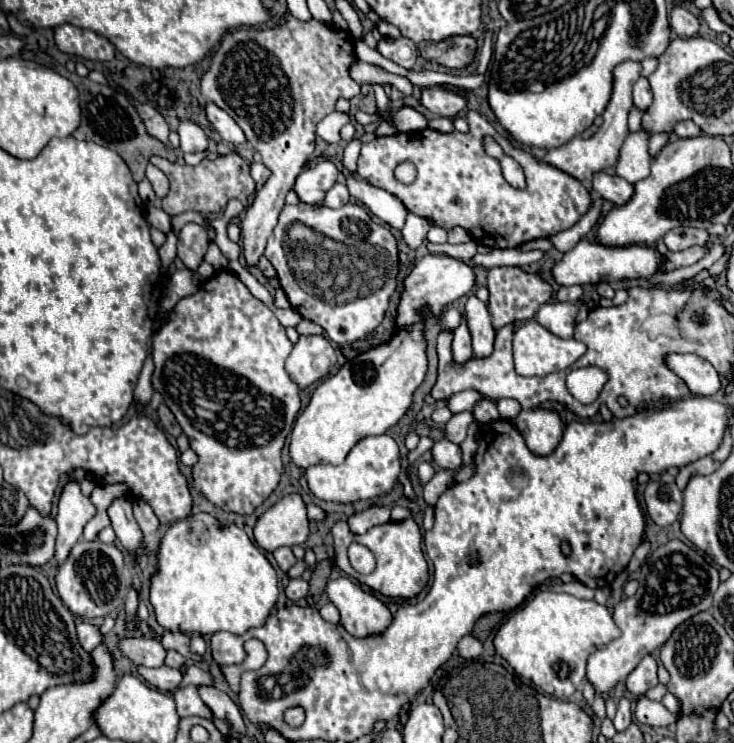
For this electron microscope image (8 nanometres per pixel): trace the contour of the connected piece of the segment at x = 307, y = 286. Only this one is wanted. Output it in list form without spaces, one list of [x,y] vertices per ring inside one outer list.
[[[287,204],[279,214],[279,224],[267,240],[265,258],[277,270],[281,288],[285,290],[293,310],[297,310],[303,318],[319,324],[327,338],[337,344],[355,342],[367,336],[383,320],[389,298],[395,292],[395,278],[399,272],[397,242],[393,234],[387,226],[375,222],[371,214],[367,214],[367,210],[359,204],[345,204],[337,210],[327,206]]]

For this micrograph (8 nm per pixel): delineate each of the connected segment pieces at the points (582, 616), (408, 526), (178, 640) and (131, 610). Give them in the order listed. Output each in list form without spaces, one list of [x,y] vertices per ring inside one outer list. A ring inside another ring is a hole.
[[[535,592],[533,600],[513,610],[495,632],[495,652],[503,656],[513,670],[529,678],[535,686],[555,698],[569,698],[585,680],[587,658],[597,648],[621,636],[607,606],[595,600],[581,600],[561,592]]]
[[[409,518],[409,520],[403,520],[403,522],[379,524],[379,526],[369,528],[365,534],[353,534],[349,530],[349,524],[345,520],[339,520],[331,528],[331,534],[333,534],[333,540],[335,540],[335,554],[337,554],[335,566],[339,566],[339,570],[343,570],[347,576],[355,578],[357,582],[367,584],[371,590],[381,592],[383,596],[389,596],[389,598],[415,598],[427,586],[429,568],[427,568],[423,548],[421,548],[423,536],[421,536],[421,530],[415,524],[415,520]],[[351,542],[359,542],[359,544],[367,546],[373,552],[373,556],[377,558],[377,566],[371,574],[361,576],[351,568],[351,564],[347,560],[347,548],[349,548]]]
[[[165,632],[163,638],[161,638],[161,644],[163,644],[163,648],[177,650],[179,654],[183,654],[189,660],[199,660],[199,656],[193,656],[189,652],[189,634],[183,634],[183,632]]]
[[[131,588],[131,592],[129,592],[129,598],[127,598],[127,602],[125,602],[125,612],[127,612],[127,626],[129,628],[133,628],[133,616],[135,616],[135,612],[137,612],[137,592]]]

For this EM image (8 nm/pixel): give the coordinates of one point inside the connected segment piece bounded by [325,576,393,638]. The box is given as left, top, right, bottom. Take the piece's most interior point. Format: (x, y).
(362, 615)

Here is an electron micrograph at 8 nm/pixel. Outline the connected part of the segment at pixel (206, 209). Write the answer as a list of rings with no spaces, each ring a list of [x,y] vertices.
[[[229,152],[227,156],[205,158],[197,166],[171,164],[171,162],[167,162],[163,158],[157,158],[157,156],[153,156],[151,164],[155,164],[171,182],[169,194],[161,200],[163,210],[169,216],[181,214],[185,210],[203,210],[203,214],[207,214],[207,216],[217,214],[219,210],[223,210],[227,206],[229,200],[237,198],[237,200],[245,202],[255,192],[255,182],[249,176],[249,164],[237,152]]]

